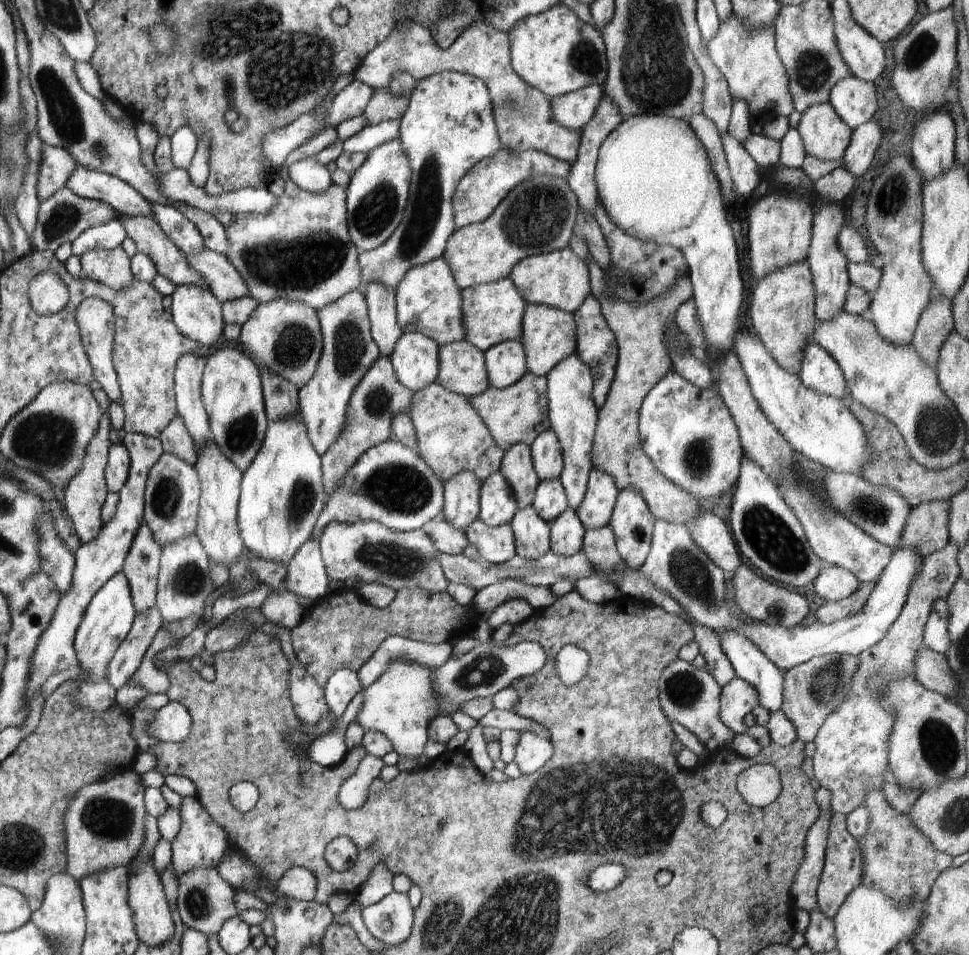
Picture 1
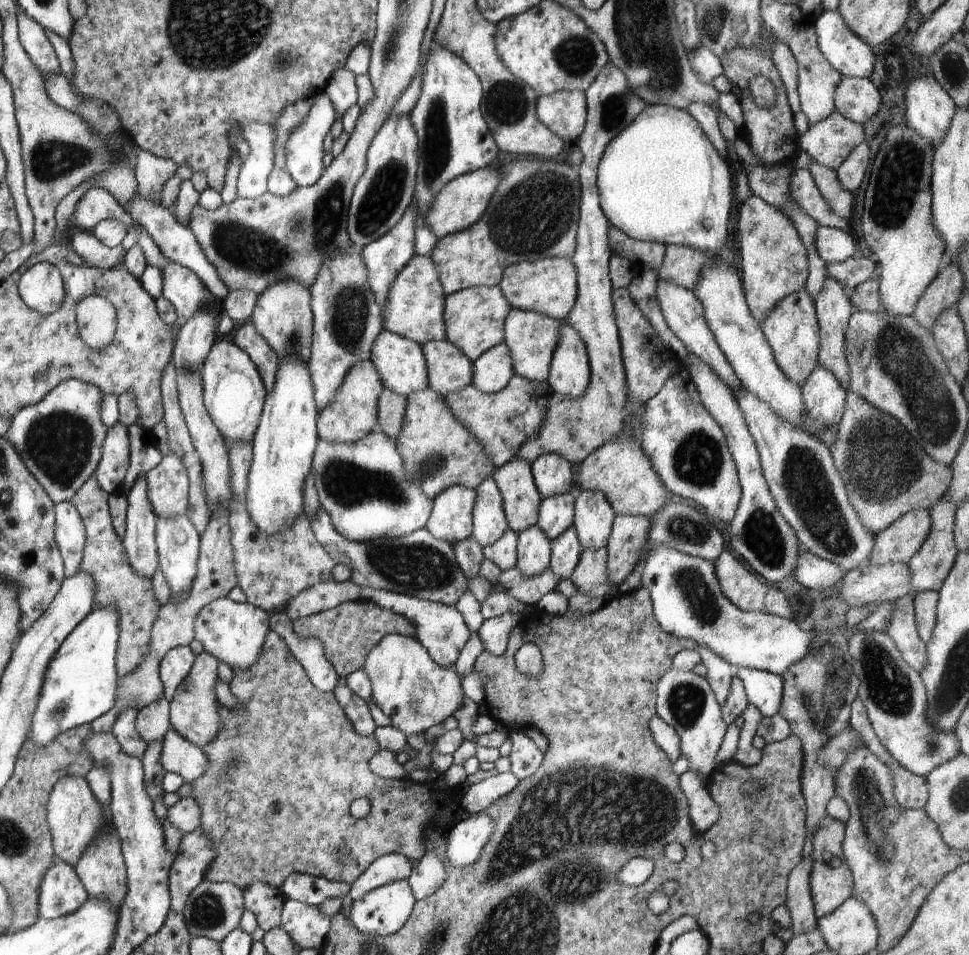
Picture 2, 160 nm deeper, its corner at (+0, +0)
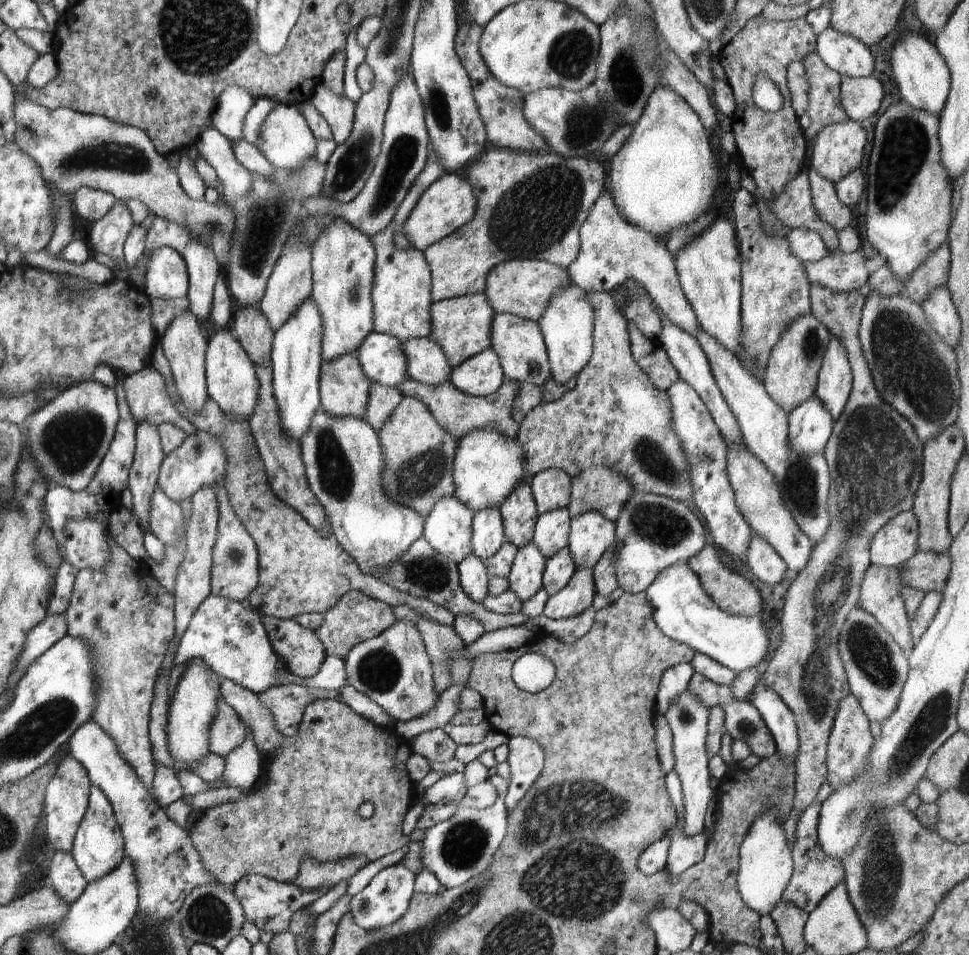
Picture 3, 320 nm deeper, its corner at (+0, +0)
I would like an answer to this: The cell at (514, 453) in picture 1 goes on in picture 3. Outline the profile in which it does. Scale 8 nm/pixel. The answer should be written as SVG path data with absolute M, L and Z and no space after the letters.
M522 480L512 494L499 505L502 525L507 542L522 548L532 540L539 518L536 502L530 489L530 481Z

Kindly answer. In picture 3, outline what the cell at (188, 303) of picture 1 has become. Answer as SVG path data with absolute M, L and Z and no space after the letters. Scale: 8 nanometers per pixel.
M157 246L148 254L144 292L152 300L187 296L189 281L184 258L170 246Z

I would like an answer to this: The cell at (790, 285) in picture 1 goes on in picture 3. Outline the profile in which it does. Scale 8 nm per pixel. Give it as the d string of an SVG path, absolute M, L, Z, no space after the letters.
M809 313L798 316L794 322L790 322L790 326L786 326L784 334L772 348L762 383L770 399L784 412L790 413L802 402L815 396L817 377L830 338L826 326Z

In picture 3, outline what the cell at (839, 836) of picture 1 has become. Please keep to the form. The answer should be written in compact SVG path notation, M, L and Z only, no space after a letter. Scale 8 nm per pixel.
M815 801L814 804L808 806L803 814L798 818L796 824L796 842L794 848L791 849L793 855L793 876L786 891L782 894L784 902L792 902L806 913L812 912L822 898L826 898L826 894L830 894L830 890L844 882L843 863L838 858L828 856L822 846L818 843L818 816L820 816L821 804Z

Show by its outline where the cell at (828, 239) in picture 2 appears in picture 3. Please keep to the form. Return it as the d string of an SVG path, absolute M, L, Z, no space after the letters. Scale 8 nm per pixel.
M804 228L792 229L785 238L790 244L792 254L804 263L816 262L830 254L824 240L816 232Z

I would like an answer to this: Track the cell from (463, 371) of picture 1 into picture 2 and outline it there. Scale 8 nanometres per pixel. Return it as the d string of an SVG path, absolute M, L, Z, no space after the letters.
M442 339L421 346L426 360L428 388L444 396L471 385L470 363L458 348Z

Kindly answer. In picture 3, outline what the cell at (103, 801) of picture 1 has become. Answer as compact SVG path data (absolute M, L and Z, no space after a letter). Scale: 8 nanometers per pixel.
M71 755L66 756L58 768L55 776L50 780L45 792L44 820L46 820L46 835L44 843L49 851L71 853L78 826L87 812L90 797L90 784L86 770Z

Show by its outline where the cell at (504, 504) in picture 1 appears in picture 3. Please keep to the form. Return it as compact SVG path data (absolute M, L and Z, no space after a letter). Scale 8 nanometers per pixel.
M499 506L476 510L472 526L472 553L486 561L500 550L505 541Z

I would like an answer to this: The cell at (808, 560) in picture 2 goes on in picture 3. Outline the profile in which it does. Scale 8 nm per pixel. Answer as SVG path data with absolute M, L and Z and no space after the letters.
M726 443L726 460L728 460L728 480L730 486L736 494L736 506L742 512L744 520L748 522L751 532L758 534L760 538L764 538L768 544L772 544L772 548L780 554L780 558L784 560L788 574L793 577L802 572L810 560L810 554L814 550L815 544L810 542L810 538L802 533L798 528L792 514L786 510L784 500L780 496L780 490L776 486L774 476L770 474L770 470L760 462L752 452L742 444Z

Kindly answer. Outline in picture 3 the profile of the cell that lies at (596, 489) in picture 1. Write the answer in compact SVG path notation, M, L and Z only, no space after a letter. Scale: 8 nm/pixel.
M582 512L571 519L568 550L575 568L593 568L614 543L616 524L600 512Z

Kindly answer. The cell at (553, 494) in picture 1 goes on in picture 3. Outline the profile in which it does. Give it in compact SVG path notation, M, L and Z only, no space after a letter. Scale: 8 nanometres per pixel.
M568 506L546 512L537 519L532 542L538 546L538 550L546 559L552 558L558 550L568 545L570 526Z

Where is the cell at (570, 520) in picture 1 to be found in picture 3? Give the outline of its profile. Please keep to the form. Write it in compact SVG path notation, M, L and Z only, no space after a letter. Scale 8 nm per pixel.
M564 546L552 558L547 559L543 573L543 589L552 597L570 583L574 572L574 558L570 556L568 546Z

